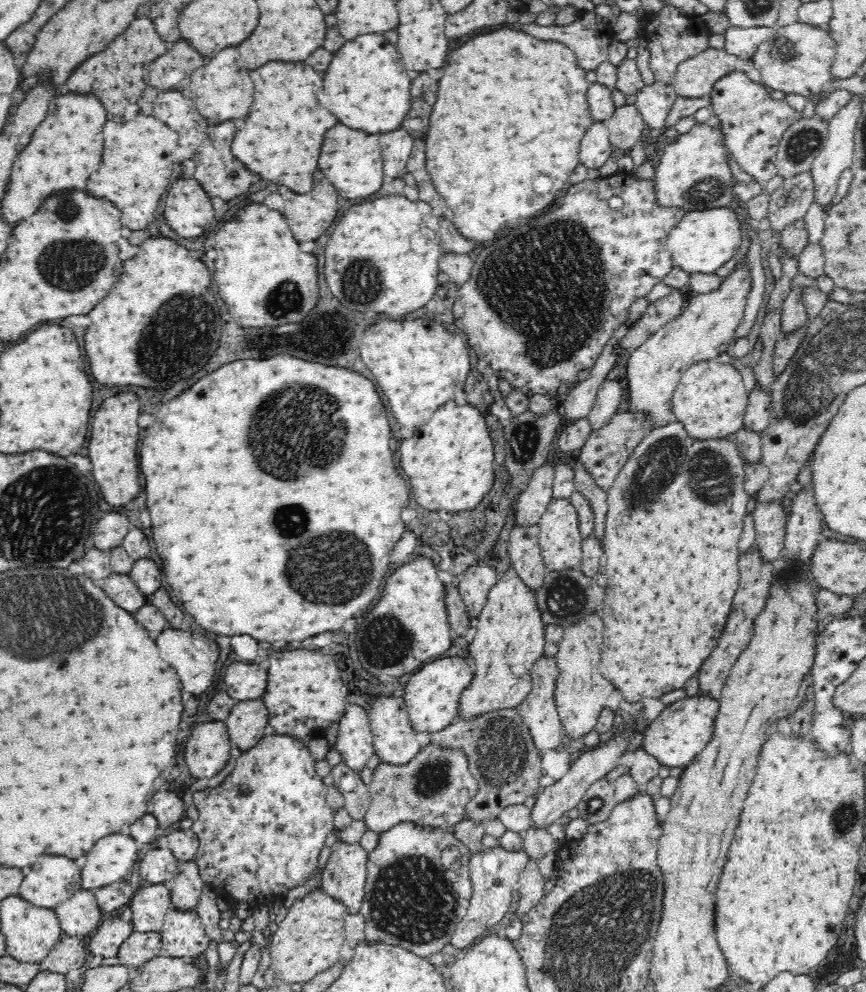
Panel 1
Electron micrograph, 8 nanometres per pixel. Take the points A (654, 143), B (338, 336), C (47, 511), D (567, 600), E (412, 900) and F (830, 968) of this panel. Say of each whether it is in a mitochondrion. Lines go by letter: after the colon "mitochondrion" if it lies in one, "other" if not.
A: other
B: other
C: mitochondrion
D: mitochondrion
E: mitochondrion
F: other

